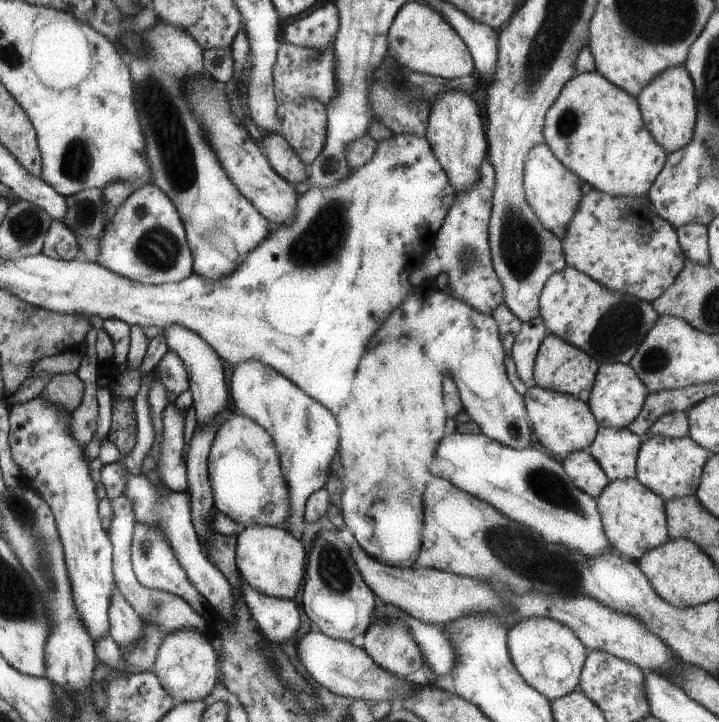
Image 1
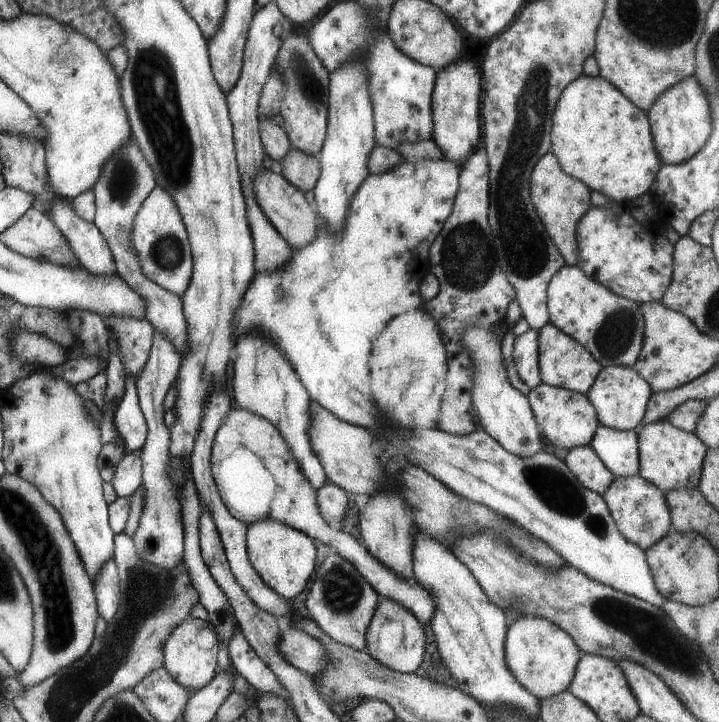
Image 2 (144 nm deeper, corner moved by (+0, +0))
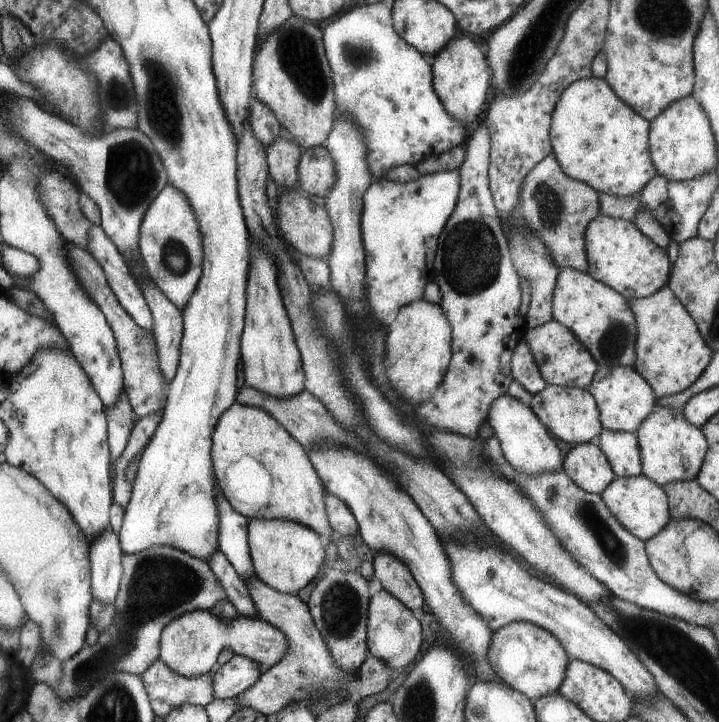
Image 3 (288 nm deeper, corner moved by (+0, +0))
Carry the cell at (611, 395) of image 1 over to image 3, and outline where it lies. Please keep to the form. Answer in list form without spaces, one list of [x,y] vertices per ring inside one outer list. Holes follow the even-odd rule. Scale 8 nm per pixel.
[[[599,368],[595,372],[595,378],[585,388],[597,402],[599,420],[603,430],[611,432],[625,432],[635,434],[639,424],[655,410],[657,396],[653,388],[647,384],[647,380],[633,368]]]

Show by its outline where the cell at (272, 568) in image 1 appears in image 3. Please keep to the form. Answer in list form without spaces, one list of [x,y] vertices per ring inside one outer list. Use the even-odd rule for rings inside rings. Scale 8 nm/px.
[[[249,520],[247,532],[255,578],[281,594],[297,594],[315,578],[323,564],[325,544],[317,532],[303,524],[289,520]]]

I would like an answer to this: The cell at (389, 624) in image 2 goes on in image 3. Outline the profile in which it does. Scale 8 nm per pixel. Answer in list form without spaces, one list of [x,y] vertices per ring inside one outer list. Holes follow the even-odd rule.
[[[387,590],[377,592],[369,602],[367,614],[367,654],[371,658],[381,660],[391,670],[405,670],[405,666],[419,658],[421,644],[421,626],[419,620],[411,614],[407,606],[403,606],[393,594]]]

